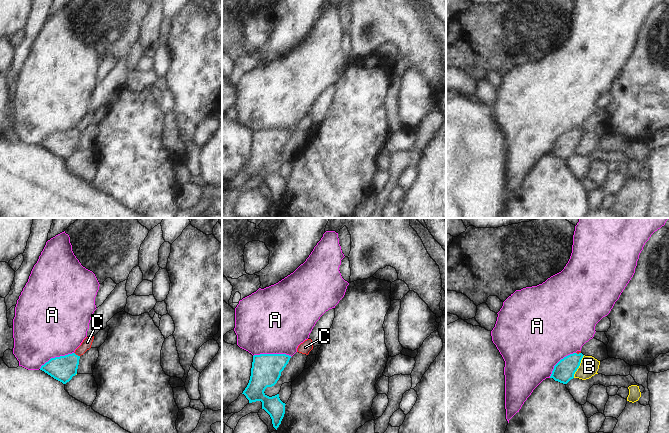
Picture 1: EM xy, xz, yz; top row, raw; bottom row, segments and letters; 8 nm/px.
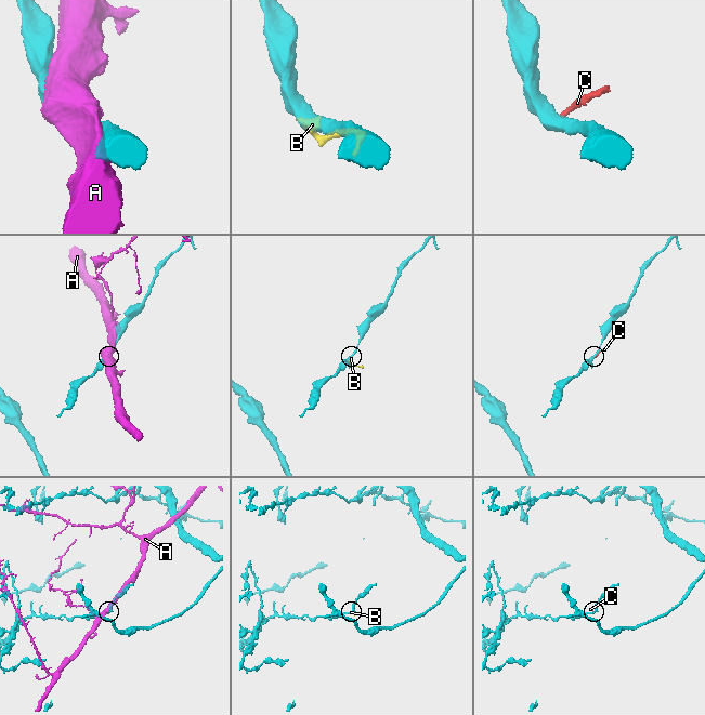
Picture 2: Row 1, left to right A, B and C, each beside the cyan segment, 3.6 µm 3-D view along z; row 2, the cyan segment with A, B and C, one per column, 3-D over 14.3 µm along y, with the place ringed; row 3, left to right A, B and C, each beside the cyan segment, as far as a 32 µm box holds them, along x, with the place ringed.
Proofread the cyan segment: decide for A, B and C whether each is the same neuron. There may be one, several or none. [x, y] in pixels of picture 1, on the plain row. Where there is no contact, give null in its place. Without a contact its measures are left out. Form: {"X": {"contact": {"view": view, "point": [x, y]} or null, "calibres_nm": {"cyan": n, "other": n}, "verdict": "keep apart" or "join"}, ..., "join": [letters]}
{"A": {"contact": {"view": "xz", "point": [272, 130]}, "calibres_nm": {"cyan": 240, "other": 500}, "verdict": "keep apart"}, "B": {"contact": {"view": "yz", "point": [579, 141]}, "calibres_nm": {"cyan": 170, "other": 150}, "verdict": "keep apart"}, "C": {"contact": {"view": "xy", "point": [77, 131]}, "calibres_nm": {"cyan": 200, "other": 80}, "verdict": "keep apart"}, "join": []}

